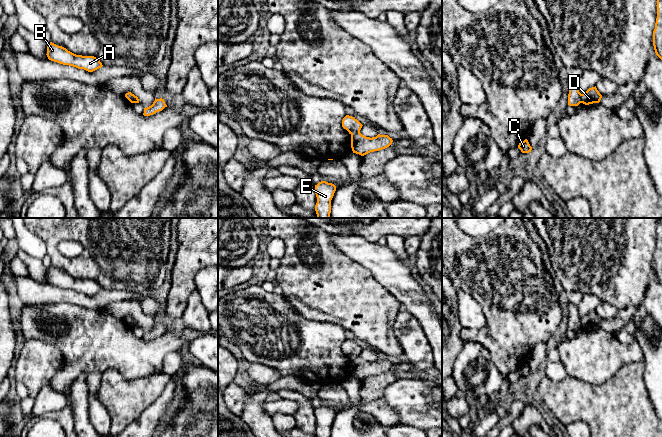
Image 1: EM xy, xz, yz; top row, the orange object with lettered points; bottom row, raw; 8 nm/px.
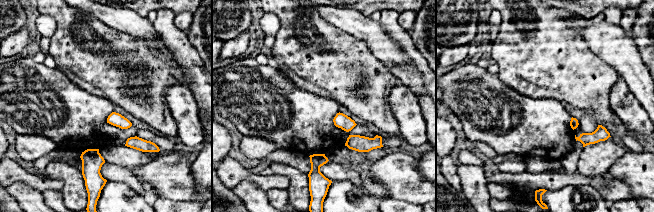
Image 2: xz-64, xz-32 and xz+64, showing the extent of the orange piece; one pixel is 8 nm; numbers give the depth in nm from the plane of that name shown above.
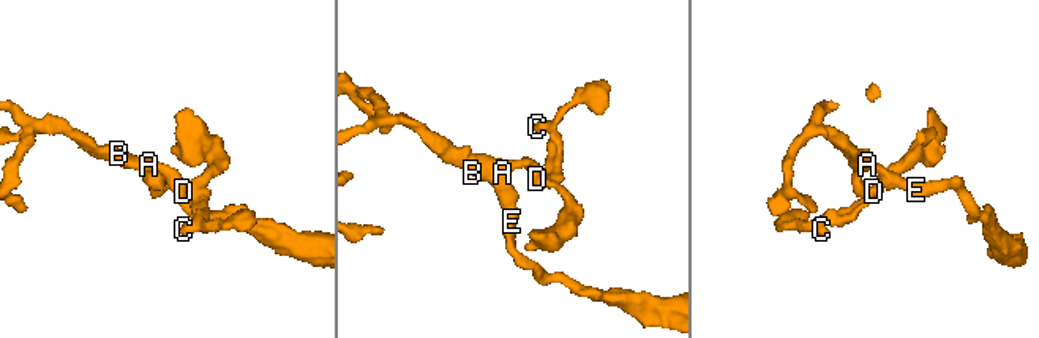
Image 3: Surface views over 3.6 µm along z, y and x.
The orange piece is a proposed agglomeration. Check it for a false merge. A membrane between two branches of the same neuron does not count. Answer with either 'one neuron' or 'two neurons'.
two neurons

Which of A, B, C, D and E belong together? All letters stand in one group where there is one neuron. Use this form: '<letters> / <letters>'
A B E / C D

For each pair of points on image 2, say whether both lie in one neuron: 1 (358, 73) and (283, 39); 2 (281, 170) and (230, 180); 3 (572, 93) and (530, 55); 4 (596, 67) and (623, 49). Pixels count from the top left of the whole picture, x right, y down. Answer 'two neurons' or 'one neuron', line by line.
1: one neuron
2: two neurons
3: one neuron
4: two neurons

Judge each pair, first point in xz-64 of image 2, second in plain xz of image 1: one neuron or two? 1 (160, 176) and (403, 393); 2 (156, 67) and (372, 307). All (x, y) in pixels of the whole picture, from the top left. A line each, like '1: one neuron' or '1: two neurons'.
1: one neuron
2: one neuron

